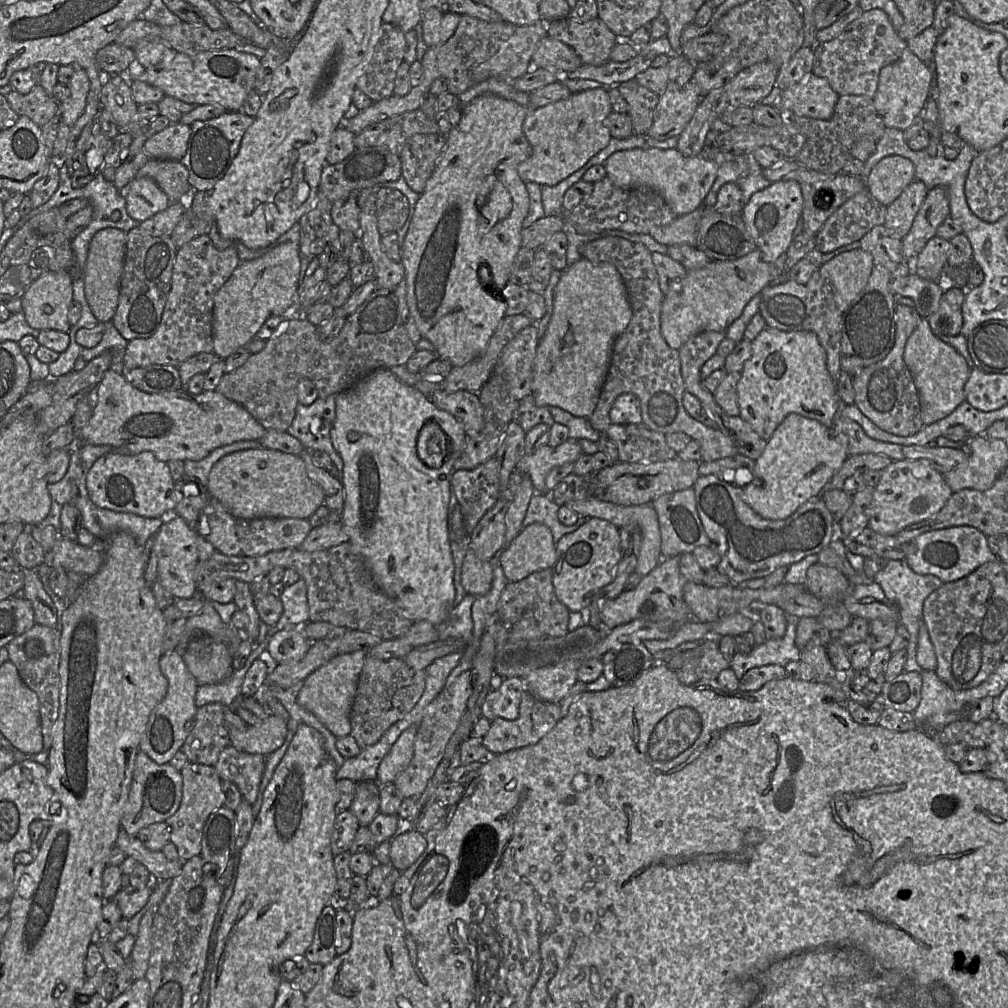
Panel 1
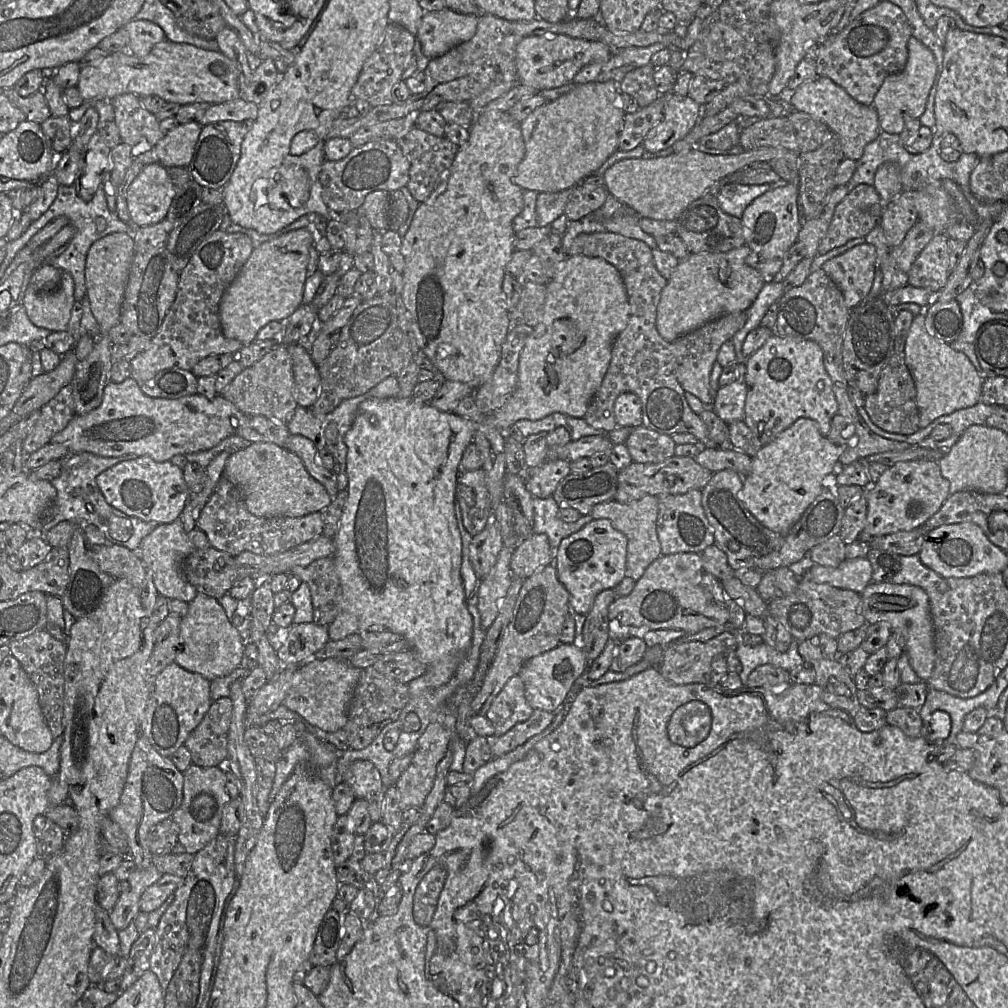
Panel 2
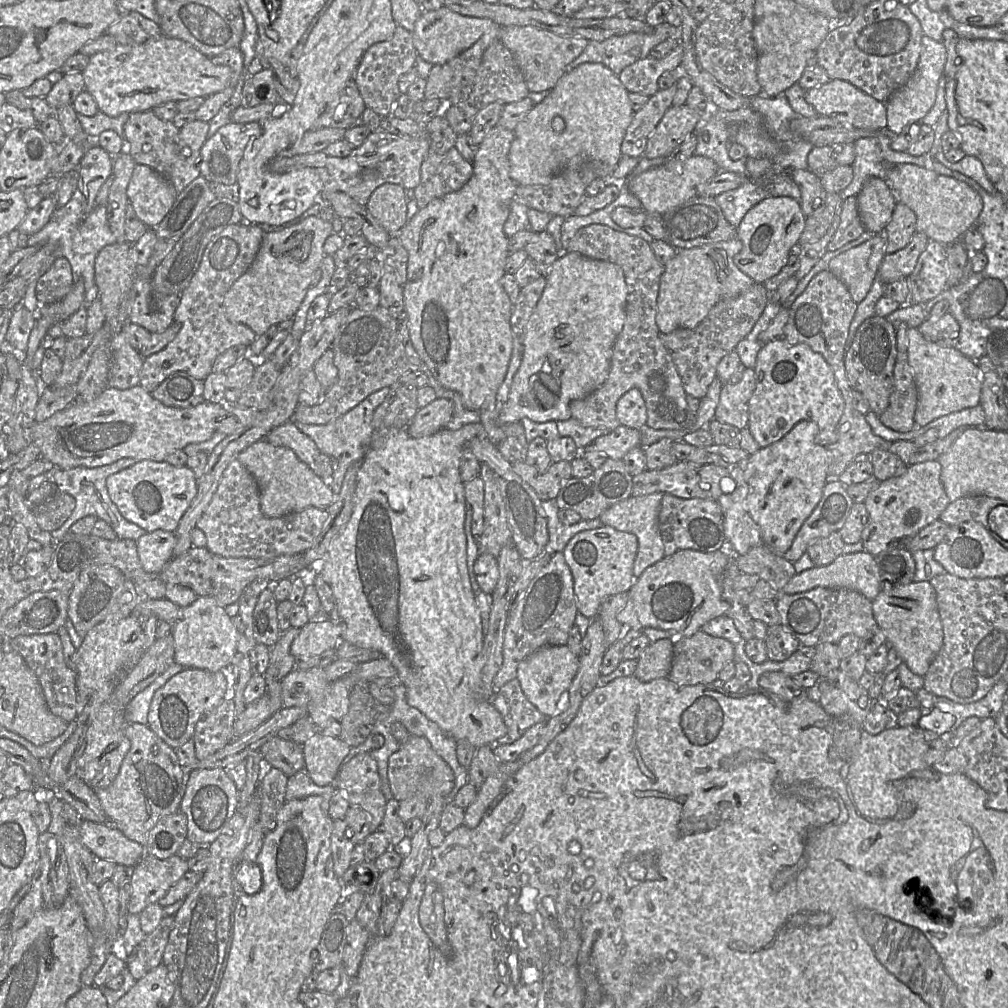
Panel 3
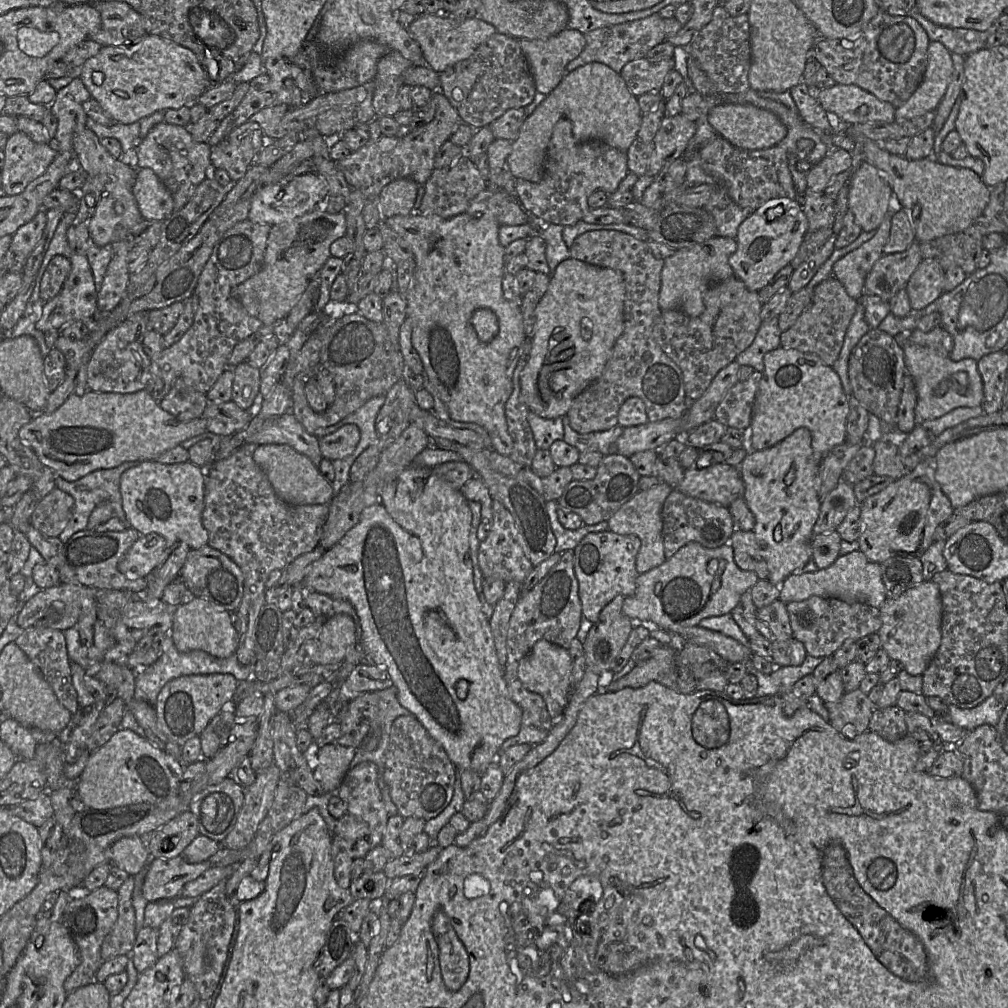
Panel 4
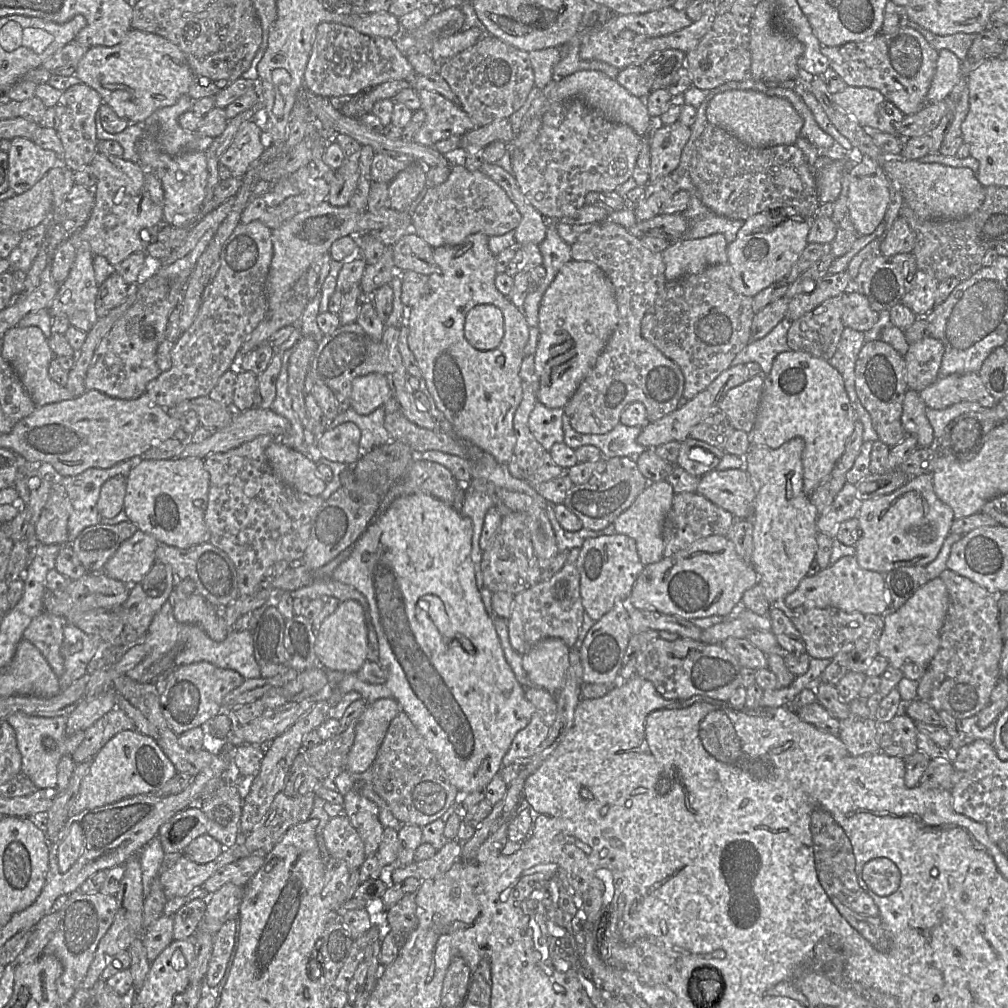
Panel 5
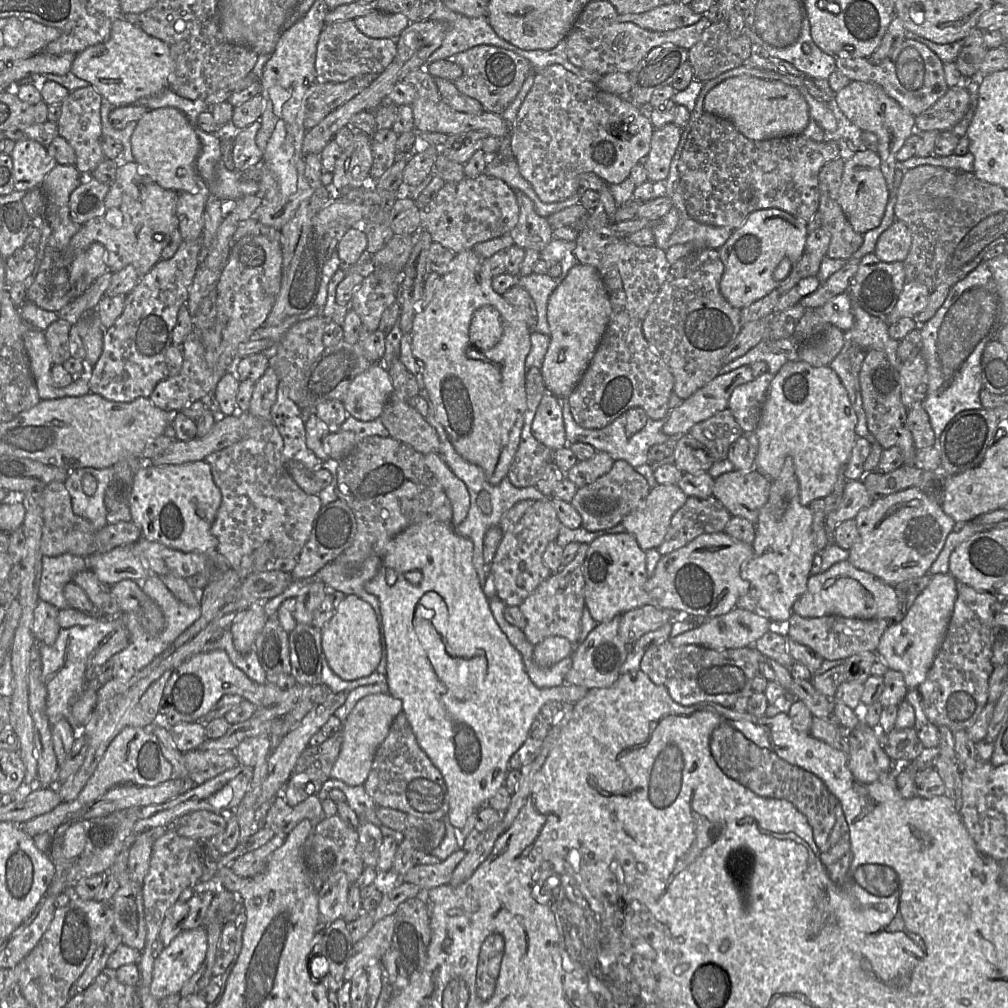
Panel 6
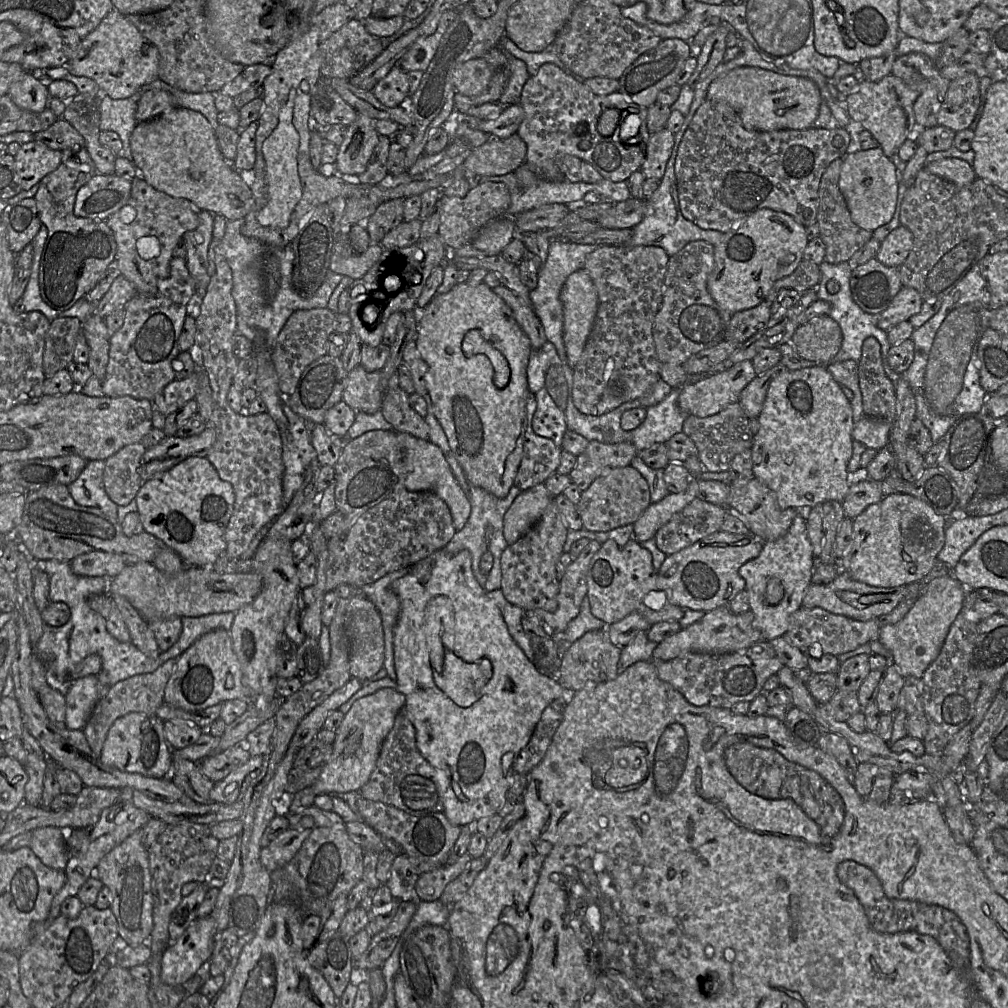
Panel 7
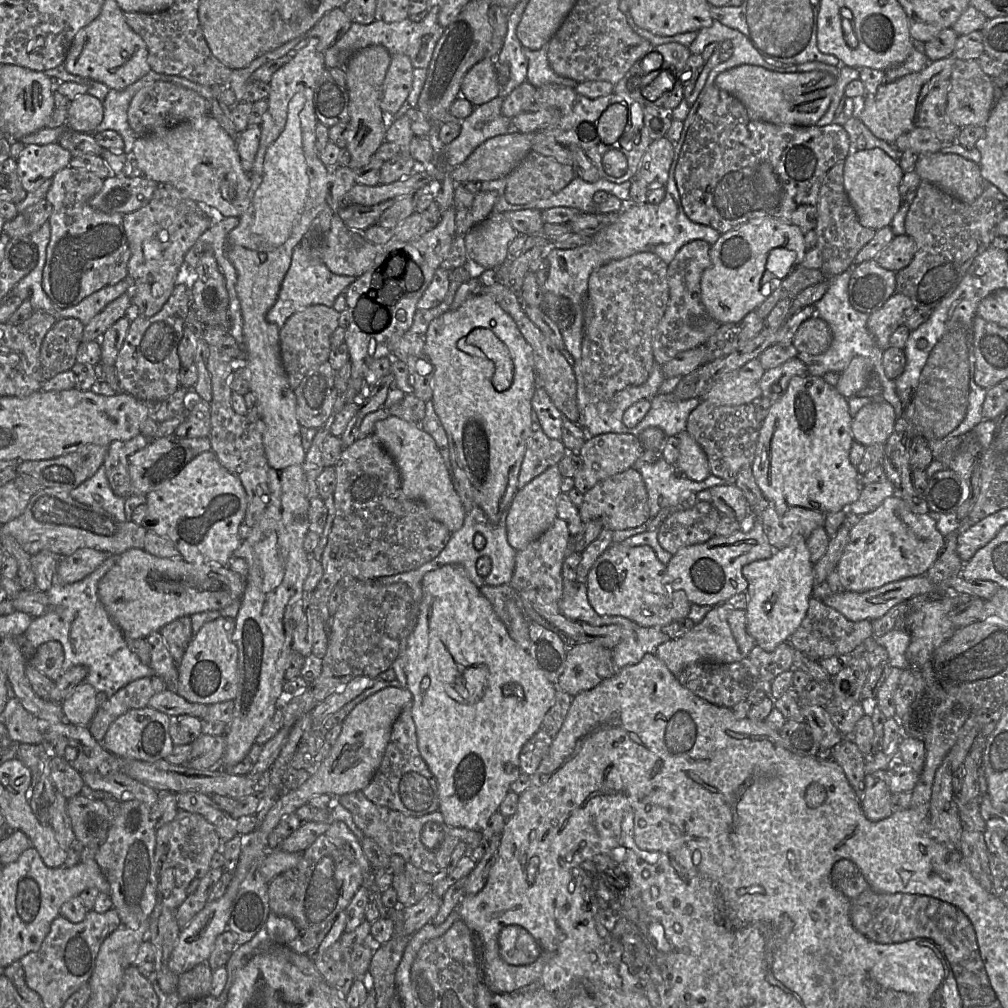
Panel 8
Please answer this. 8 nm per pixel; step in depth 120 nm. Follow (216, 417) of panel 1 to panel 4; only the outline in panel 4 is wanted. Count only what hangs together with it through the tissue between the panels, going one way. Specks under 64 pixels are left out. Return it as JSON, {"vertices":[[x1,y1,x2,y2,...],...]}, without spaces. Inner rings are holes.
{"vertices":[[145,389,127,394,102,393,87,390,83,395,71,395,58,409,56,409,52,413,35,413,32,420,20,428,18,435,24,443,26,443,34,450,43,465,51,468,57,476,60,476,69,482,73,482,93,471,115,468,124,462,143,462,155,460,156,457,158,457,165,451,170,450,177,445,181,445,184,441,200,435,206,431,206,419,200,417,190,421,180,421,176,419,172,414,163,410,160,407,159,403,157,403,151,396,151,394]]}

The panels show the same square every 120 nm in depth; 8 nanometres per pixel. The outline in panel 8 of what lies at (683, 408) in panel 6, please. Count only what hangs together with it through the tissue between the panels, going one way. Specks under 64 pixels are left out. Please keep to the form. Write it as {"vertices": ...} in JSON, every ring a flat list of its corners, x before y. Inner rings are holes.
{"vertices":[[753,359,737,371,723,376,701,399,718,406,754,403,762,397,760,381,764,373,759,359]]}

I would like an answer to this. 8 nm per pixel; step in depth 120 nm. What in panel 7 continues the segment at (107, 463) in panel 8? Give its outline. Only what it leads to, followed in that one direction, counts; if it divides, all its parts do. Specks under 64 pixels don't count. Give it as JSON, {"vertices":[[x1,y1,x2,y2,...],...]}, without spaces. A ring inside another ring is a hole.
{"vertices":[[141,442,134,443,104,460,105,491,116,505,126,506,135,499,142,485,139,467,145,451]]}

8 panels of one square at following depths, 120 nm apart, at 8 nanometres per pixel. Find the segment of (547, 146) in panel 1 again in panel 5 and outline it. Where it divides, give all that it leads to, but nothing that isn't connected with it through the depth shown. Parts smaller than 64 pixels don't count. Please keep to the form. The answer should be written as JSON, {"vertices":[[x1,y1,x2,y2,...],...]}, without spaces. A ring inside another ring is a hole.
{"vertices":[[581,70,559,81,552,80,544,89,541,95,536,98,528,112,522,119,522,126,519,133,508,144,509,150,523,149,533,142,539,133,542,125,542,116,551,103,563,102,570,99,580,99,586,106,603,116,606,120,630,126,637,135,644,137,652,127,653,118,649,115,644,99,638,98,627,91,615,79,598,70]]}

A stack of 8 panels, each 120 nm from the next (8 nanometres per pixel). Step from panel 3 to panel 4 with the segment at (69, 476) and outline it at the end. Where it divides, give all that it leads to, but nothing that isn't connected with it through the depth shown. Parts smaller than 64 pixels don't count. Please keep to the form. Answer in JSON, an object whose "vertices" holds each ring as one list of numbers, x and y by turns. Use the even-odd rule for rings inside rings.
{"vertices":[[124,462,115,468,96,470,73,482,69,482,56,475,55,487,70,494,74,498,74,511,72,517,58,538,65,543,76,532,87,529,91,512,102,501,109,501,113,507,113,517,119,518,126,527,129,527,126,520,126,515,122,508,120,479,124,471,137,466,139,463,141,462]]}

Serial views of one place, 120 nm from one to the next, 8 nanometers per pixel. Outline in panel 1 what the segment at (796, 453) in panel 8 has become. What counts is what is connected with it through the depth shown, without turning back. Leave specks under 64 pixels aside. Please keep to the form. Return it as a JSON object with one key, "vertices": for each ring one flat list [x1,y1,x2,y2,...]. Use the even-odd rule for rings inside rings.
{"vertices":[[768,326,764,328,752,341,752,354,744,364,737,385,737,394,740,417,766,441,791,413,817,420,831,429,834,415,839,407,836,383,827,369,827,353,818,336,811,331,782,331]]}

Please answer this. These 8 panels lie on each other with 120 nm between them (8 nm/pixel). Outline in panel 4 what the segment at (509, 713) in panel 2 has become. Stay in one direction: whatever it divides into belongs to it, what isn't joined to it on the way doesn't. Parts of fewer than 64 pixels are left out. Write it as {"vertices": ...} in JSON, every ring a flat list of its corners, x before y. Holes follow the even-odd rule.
{"vertices":[[519,679,508,683,512,700,522,709,519,732,507,738,501,745,501,752,518,744,536,745,542,742,554,724,543,697,526,689]]}

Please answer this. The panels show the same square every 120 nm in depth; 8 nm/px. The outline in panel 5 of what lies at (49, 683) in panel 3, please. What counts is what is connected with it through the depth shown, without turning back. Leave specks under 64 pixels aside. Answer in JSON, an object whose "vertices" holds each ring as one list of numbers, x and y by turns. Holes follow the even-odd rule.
{"vertices":[[42,612,23,632,23,639,36,646,45,657,57,677,64,673,64,658,60,649,63,643,65,618]]}

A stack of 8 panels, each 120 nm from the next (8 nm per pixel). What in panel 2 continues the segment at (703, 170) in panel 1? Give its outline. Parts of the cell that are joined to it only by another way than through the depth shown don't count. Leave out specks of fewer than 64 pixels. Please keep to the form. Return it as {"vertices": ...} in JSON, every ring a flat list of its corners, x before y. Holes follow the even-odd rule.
{"vertices":[[763,147,737,155,709,155,691,149,687,153,673,153,665,157,622,159,602,176,608,192,635,210,640,217,676,221,691,203,725,177,755,162,775,159,785,160,787,165,792,165,798,171,798,158,798,154,784,147]]}

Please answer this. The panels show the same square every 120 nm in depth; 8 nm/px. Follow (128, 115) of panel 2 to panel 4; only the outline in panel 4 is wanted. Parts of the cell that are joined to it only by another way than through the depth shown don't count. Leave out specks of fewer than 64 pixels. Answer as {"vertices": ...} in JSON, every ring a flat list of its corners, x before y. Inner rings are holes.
{"vertices":[[161,122,155,125,134,149,137,155,136,168,149,168,170,191,174,211,182,209,193,196,198,185,207,179,213,170,210,160,211,147,193,140,187,128]]}

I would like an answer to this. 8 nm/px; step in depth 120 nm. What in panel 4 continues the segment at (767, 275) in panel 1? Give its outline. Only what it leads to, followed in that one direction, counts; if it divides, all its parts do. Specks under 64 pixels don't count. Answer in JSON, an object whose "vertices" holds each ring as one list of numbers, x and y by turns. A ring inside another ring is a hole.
{"vertices":[[718,236,691,247,678,249,672,256,664,259,659,293,661,311,679,310,689,317,699,317,705,310,703,297,708,288,734,276,729,257,736,249,736,239]]}

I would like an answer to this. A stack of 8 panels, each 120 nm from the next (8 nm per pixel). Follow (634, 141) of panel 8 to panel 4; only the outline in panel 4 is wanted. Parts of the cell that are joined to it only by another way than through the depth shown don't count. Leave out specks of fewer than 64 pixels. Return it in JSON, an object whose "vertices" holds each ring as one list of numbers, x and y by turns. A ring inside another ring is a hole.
{"vertices":[[560,119,553,128,548,144,541,180,530,182,516,179,516,197,523,209,541,225,573,225,588,211,588,197,595,190,603,190,607,195,615,192,628,171,626,151,597,140,579,142,573,136,572,123]]}

